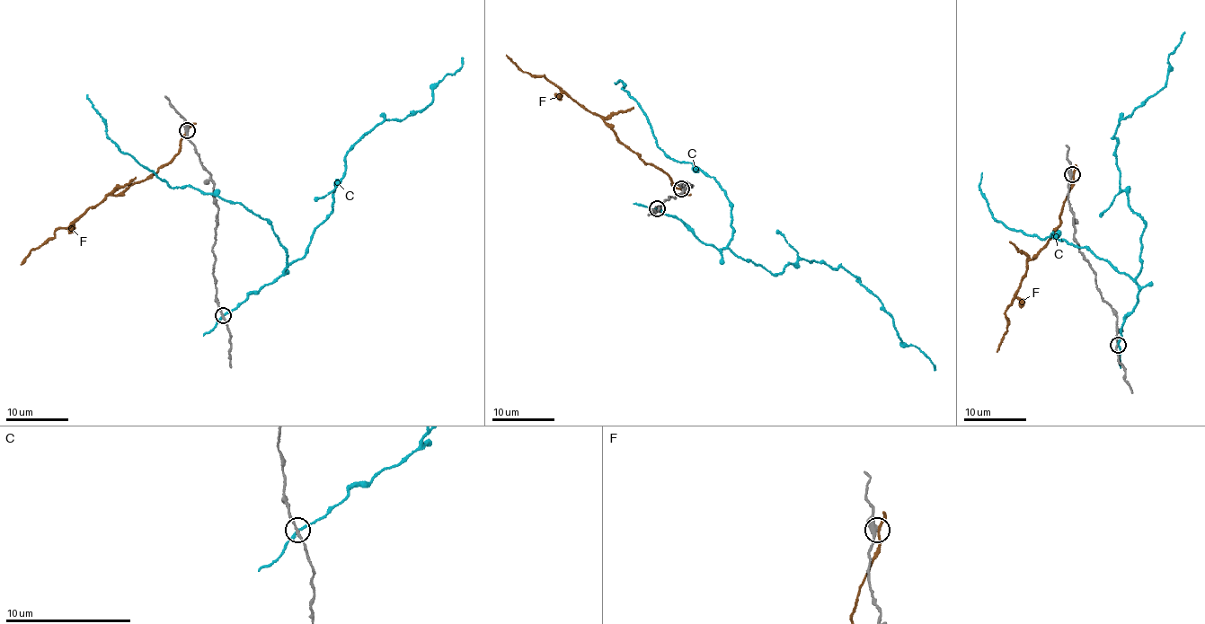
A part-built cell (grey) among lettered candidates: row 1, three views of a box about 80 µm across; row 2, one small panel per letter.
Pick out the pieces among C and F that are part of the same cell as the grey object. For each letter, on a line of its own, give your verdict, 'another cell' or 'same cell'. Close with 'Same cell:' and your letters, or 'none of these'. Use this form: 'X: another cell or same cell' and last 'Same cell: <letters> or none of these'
C: another cell
F: another cell
Same cell: none of these

